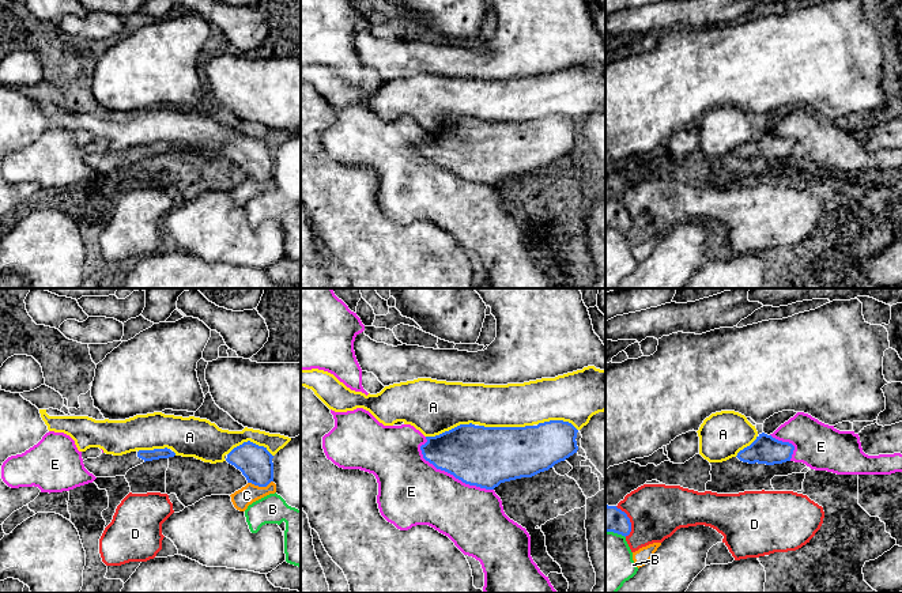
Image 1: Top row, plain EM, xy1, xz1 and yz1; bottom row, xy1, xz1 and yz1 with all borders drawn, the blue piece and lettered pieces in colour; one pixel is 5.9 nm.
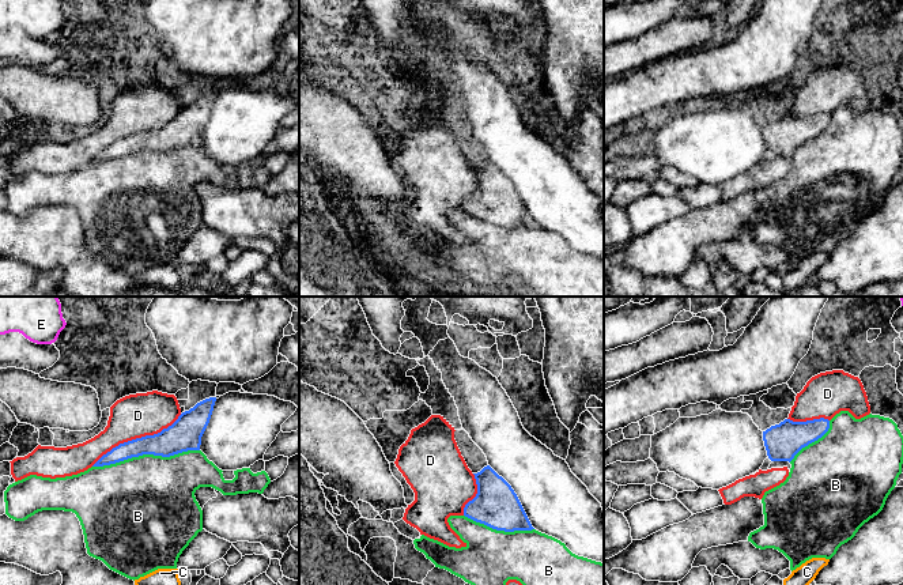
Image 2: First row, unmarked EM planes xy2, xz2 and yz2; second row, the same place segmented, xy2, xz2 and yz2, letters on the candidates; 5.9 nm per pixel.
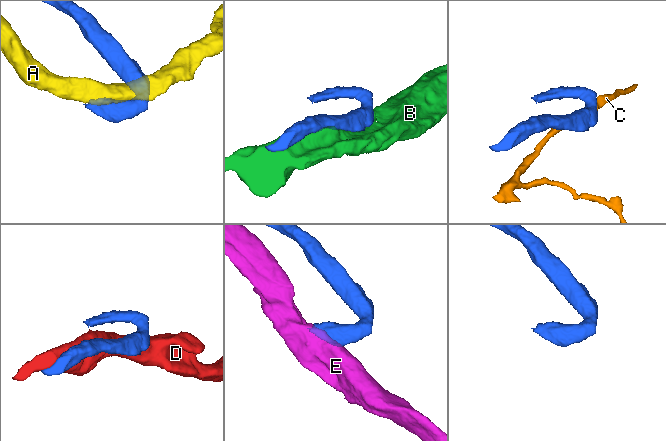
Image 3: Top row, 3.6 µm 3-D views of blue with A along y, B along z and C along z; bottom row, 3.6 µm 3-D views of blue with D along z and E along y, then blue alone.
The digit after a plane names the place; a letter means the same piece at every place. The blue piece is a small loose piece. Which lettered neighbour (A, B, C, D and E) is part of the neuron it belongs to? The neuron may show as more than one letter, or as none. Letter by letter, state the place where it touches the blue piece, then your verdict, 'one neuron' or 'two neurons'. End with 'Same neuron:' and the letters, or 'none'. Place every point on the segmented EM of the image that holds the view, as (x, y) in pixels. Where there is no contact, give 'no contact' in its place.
A: meets blue in xz1 at (506, 427); two neurons
B: meets blue in xy2 at (146, 453); two neurons
C: meets blue in xy1 at (260, 486); two neurons
D: meets blue in xy2 at (136, 438); two neurons
E: meets blue in xz1 at (448, 472); two neurons
Same neuron: none

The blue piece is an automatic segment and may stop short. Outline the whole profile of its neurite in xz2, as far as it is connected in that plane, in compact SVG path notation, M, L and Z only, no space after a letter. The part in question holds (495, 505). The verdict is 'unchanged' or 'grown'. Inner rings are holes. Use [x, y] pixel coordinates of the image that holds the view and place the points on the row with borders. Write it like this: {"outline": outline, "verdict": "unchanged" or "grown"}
{"outline": "M490 465L473 473L476 497L464 507L464 516L496 531L534 529L511 486Z", "verdict": "unchanged"}

